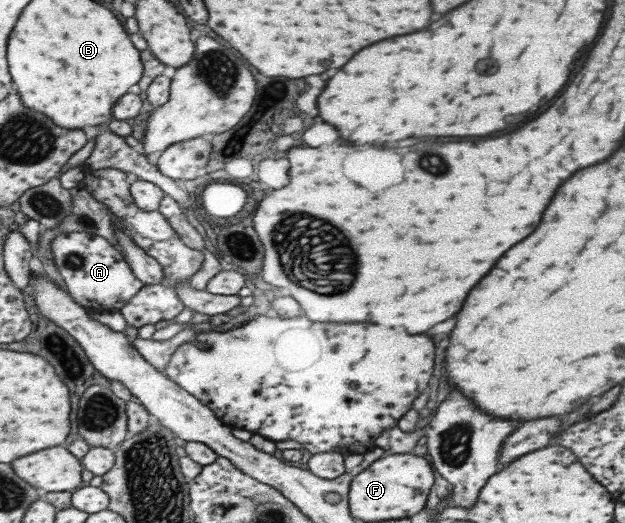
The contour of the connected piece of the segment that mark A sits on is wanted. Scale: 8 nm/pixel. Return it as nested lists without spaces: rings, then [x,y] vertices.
[[[58,231],[50,242],[54,266],[76,304],[92,313],[119,313],[143,285],[136,280],[117,248],[104,238],[83,232]]]

